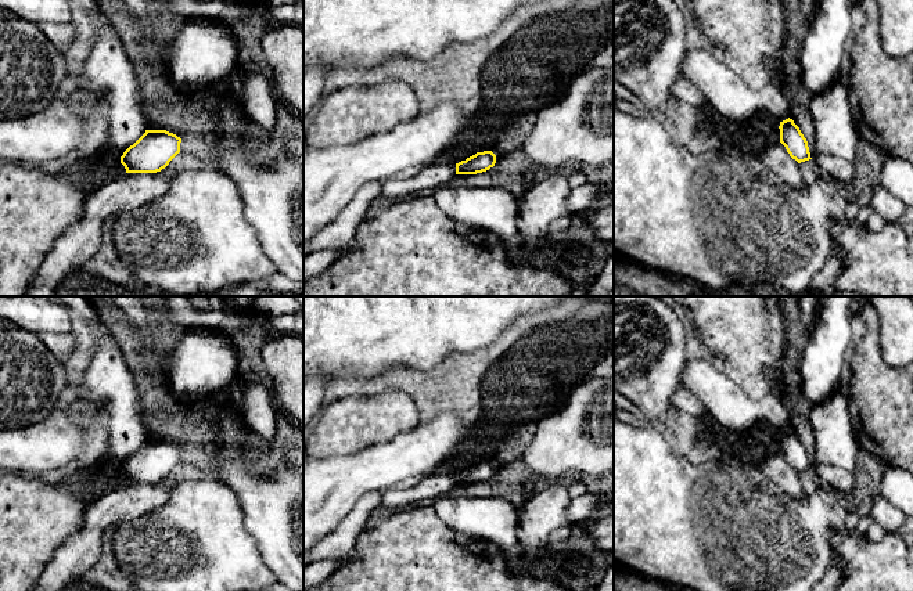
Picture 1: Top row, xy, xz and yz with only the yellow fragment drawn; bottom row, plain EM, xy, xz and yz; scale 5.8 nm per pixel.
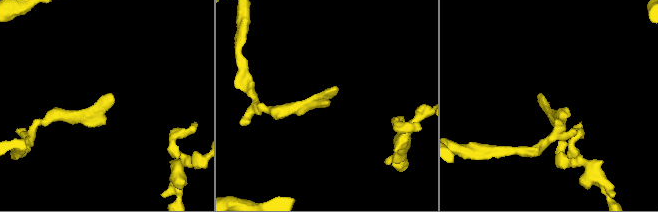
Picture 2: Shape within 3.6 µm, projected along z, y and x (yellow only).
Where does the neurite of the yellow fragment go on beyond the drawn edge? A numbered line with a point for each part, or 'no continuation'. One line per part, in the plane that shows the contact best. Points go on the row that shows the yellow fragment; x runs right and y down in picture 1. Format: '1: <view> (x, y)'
no continuation

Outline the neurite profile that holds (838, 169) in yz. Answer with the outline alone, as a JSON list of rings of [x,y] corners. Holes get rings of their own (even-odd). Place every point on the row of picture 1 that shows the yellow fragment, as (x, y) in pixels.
[[[817,152],[813,158],[820,174],[837,183],[848,183],[853,179],[855,163],[834,154]]]

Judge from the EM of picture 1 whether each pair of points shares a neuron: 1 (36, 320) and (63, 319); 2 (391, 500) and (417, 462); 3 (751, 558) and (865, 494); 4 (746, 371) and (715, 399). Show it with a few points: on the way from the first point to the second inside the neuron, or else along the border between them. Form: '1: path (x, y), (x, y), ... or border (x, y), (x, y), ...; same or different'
1: path (43, 319), (56, 319); same
2: border (401, 486), (381, 493); different
3: border (831, 492), (834, 498), (848, 512); different
4: border (719, 367), (751, 397), (761, 399); different

